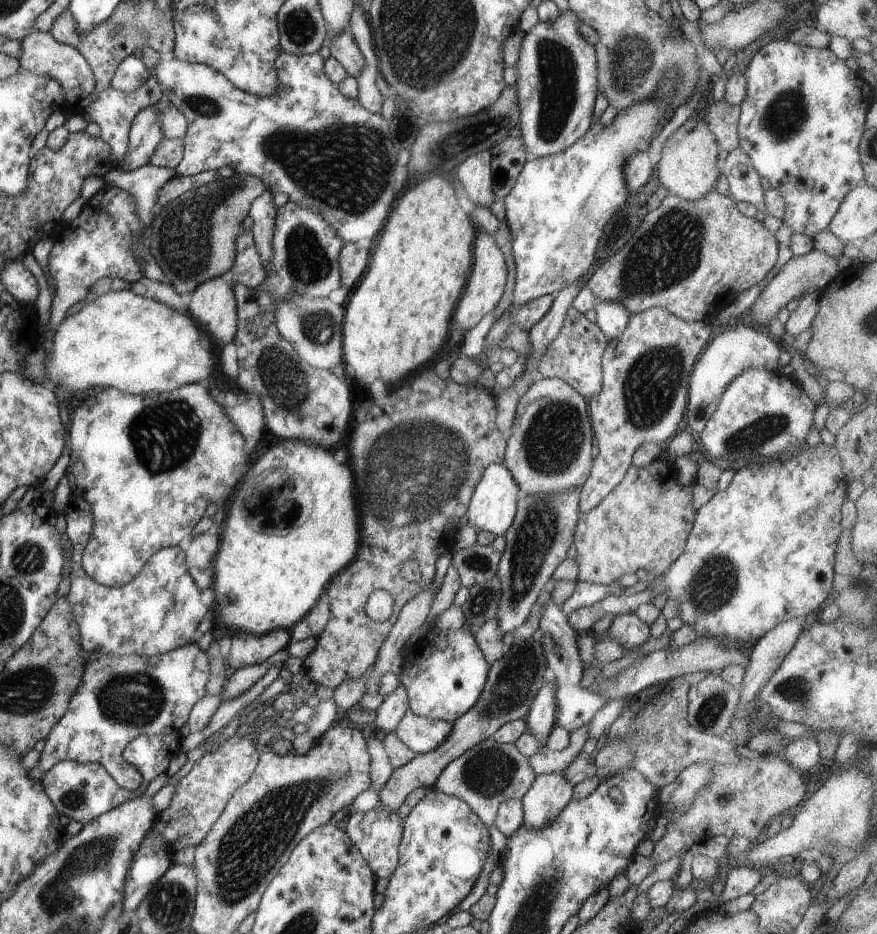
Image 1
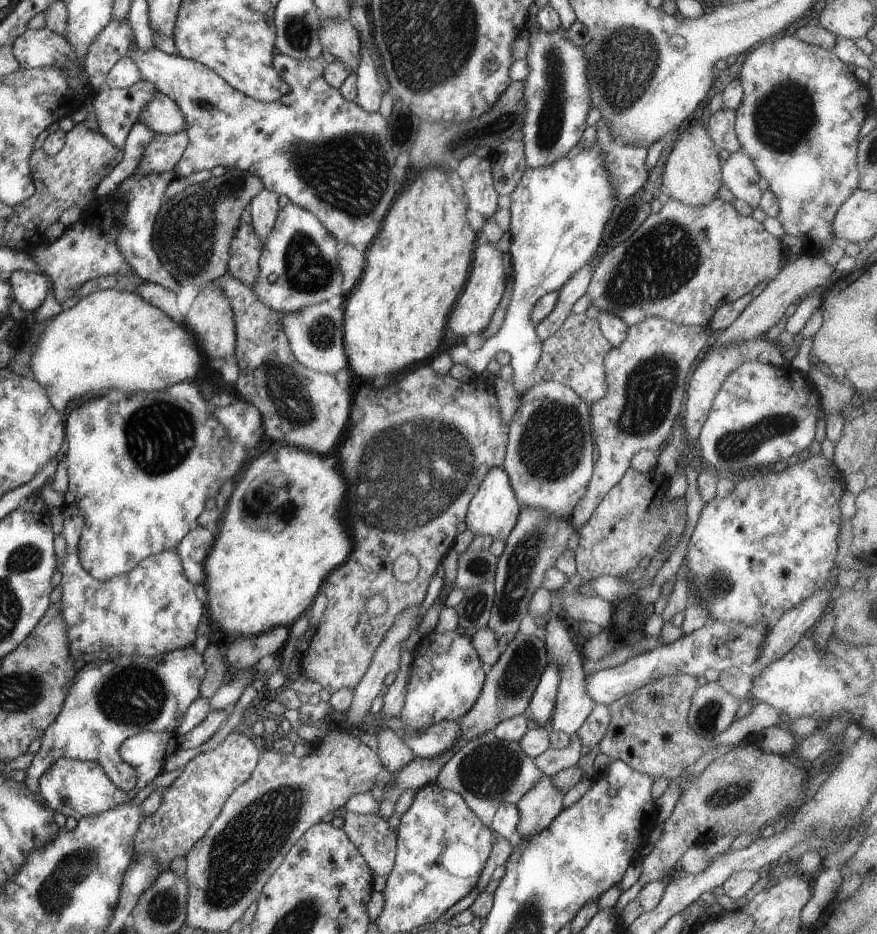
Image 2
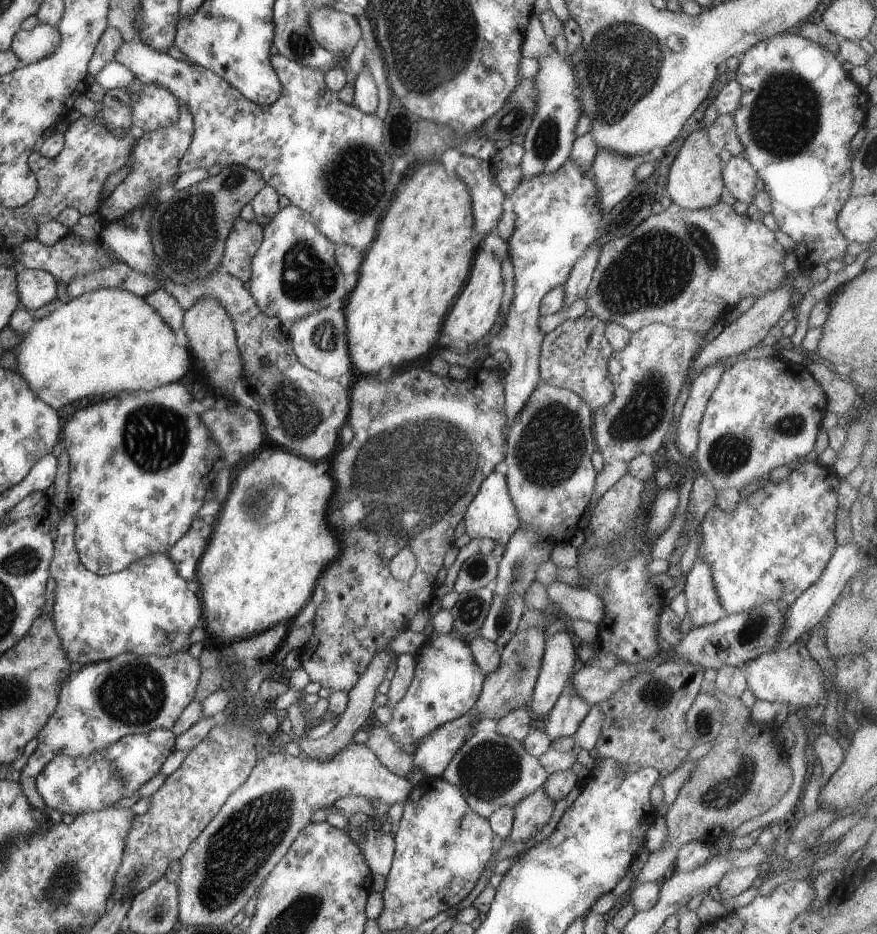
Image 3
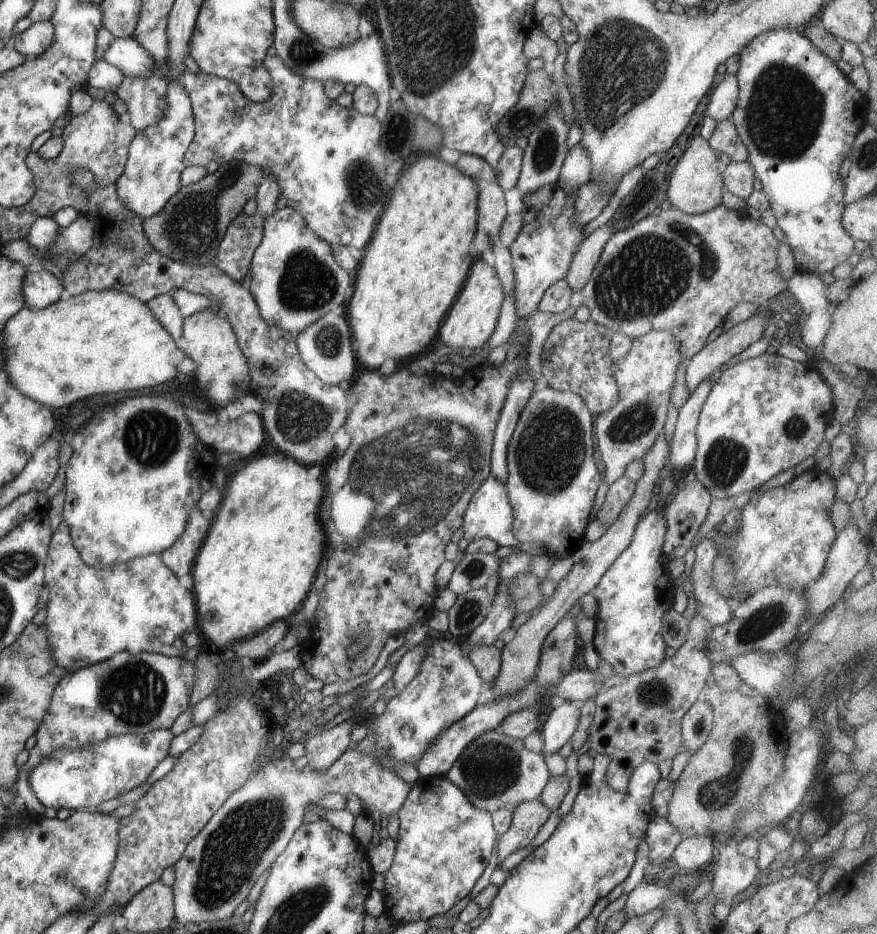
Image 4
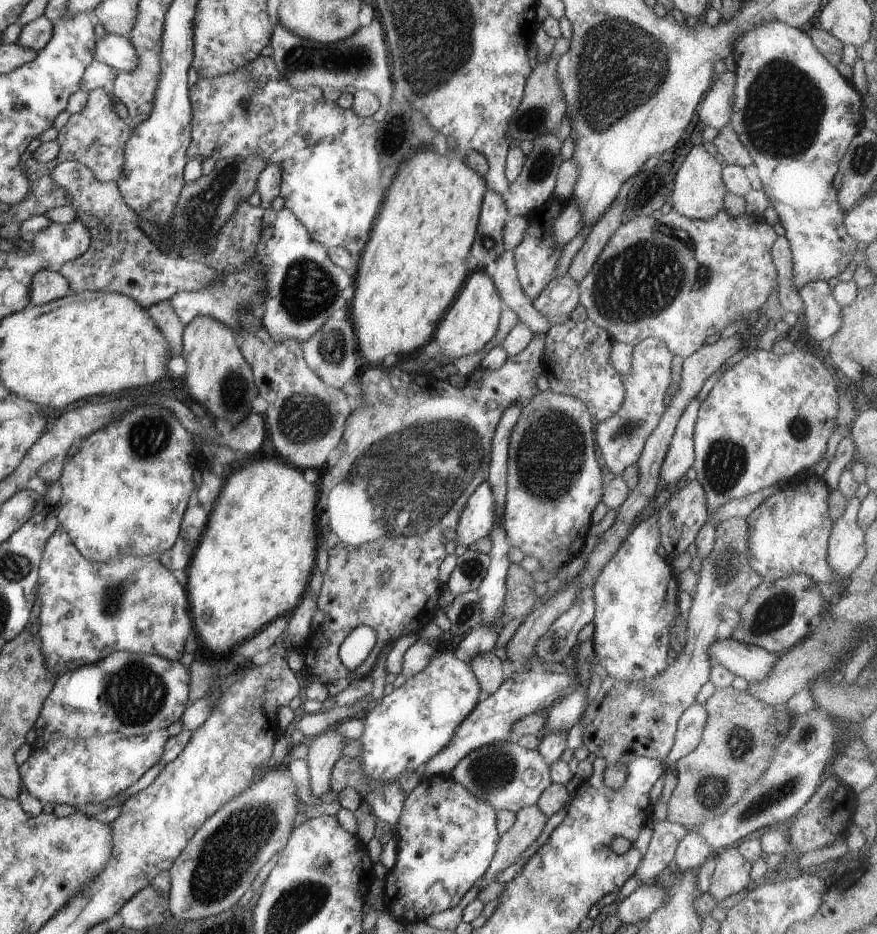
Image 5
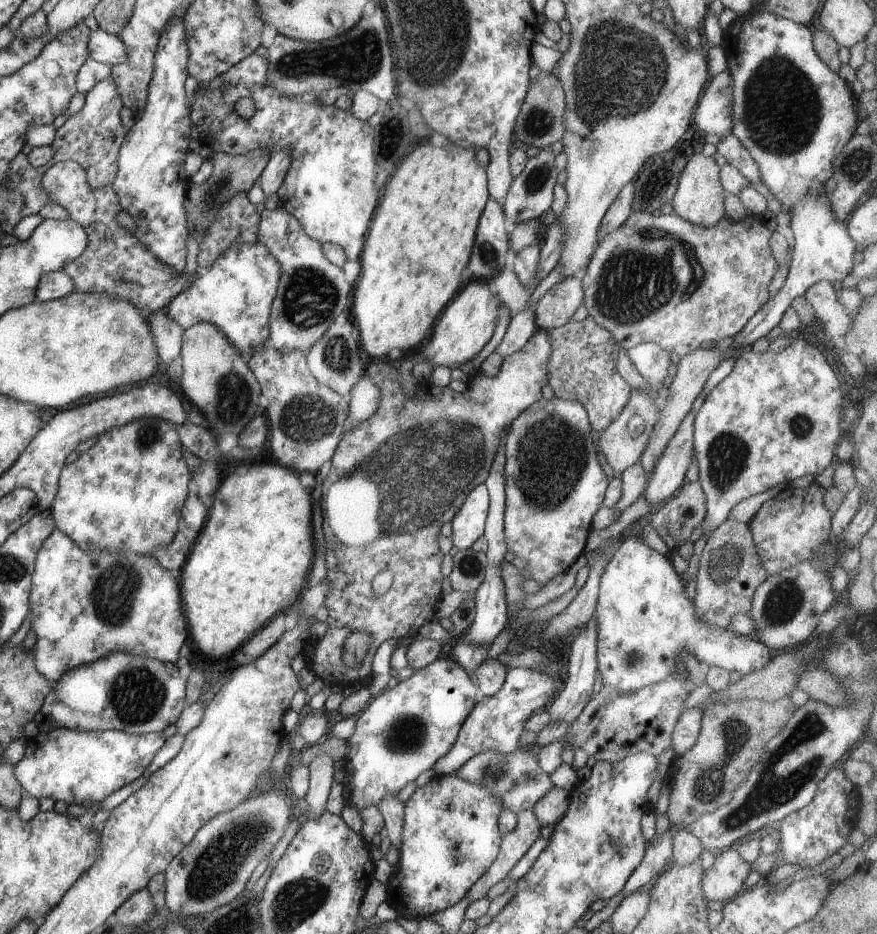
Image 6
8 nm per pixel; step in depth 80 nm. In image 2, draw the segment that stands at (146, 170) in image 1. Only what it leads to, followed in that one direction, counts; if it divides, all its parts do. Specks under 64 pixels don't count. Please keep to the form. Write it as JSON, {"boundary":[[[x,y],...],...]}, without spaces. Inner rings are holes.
{"boundary":[[[175,171],[163,173],[134,173],[123,181],[120,181],[117,190],[125,197],[126,212],[122,224],[122,230],[117,238],[117,245],[120,252],[126,257],[129,265],[133,268],[134,274],[142,281],[158,283],[167,289],[178,292],[179,284],[172,278],[172,275],[162,266],[158,254],[152,244],[152,226],[156,222],[156,214],[163,205],[163,193],[167,186],[178,176]]]}

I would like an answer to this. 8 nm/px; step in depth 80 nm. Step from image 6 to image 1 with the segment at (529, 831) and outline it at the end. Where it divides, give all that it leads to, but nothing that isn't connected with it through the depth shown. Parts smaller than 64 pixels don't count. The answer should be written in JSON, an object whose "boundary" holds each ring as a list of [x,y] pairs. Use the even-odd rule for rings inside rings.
{"boundary":[[[554,771],[548,774],[537,775],[536,780],[532,783],[530,790],[521,798],[525,815],[523,824],[527,827],[541,829],[548,826],[556,815],[572,800],[574,796],[574,785],[568,782],[563,771]]]}

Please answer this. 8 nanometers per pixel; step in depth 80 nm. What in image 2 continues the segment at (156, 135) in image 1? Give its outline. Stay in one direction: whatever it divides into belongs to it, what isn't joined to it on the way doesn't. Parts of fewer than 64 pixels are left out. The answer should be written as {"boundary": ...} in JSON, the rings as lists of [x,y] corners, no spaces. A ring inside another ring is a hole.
{"boundary":[[[136,121],[132,125],[123,146],[122,160],[104,180],[98,183],[98,186],[95,188],[96,196],[103,197],[108,196],[110,193],[118,192],[118,183],[137,172],[145,148],[156,135],[157,133],[142,121]]]}

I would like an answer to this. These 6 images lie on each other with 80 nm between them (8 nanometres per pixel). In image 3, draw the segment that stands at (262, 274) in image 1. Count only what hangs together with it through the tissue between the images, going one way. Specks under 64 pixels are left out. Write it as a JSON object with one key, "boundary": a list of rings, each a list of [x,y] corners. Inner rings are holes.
{"boundary":[[[238,217],[234,221],[234,226],[226,239],[221,267],[228,272],[228,274],[239,278],[243,283],[247,284],[249,278],[252,276],[251,260],[261,245],[262,239],[263,226],[260,226],[255,220],[248,222]]]}

